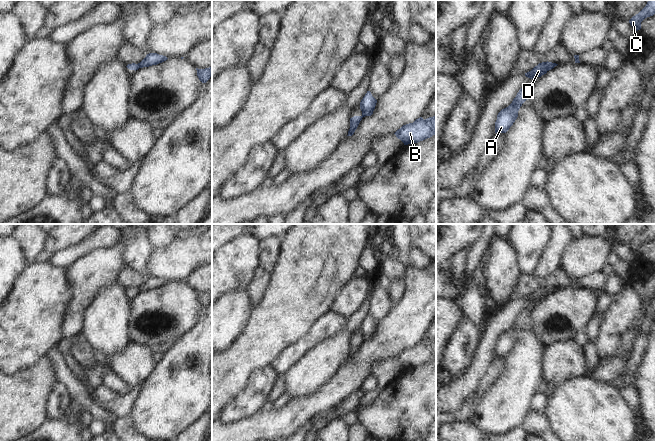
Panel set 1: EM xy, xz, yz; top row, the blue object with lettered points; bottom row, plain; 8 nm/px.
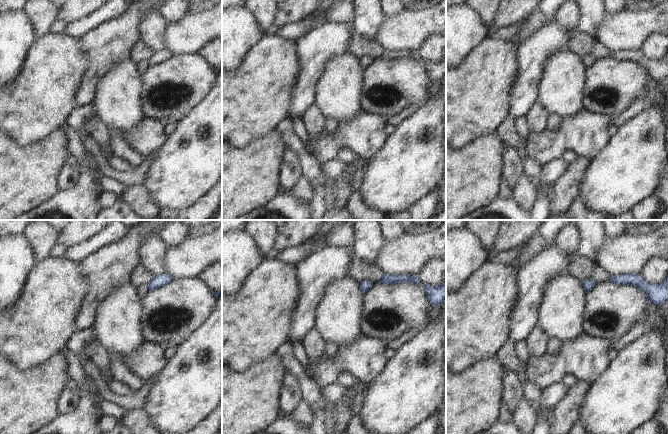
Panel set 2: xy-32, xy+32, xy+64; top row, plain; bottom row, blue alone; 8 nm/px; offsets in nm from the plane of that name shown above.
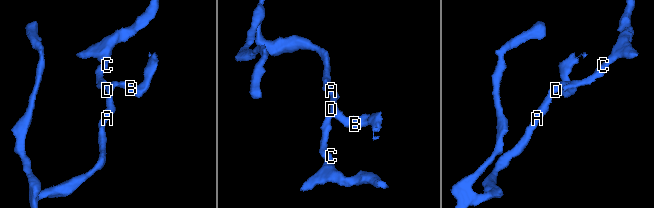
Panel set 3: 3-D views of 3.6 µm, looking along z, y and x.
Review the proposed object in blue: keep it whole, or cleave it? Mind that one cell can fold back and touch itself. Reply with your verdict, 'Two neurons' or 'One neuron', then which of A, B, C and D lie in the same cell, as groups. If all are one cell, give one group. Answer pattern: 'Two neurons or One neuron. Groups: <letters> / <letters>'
Two neurons. Groups: A B D / C

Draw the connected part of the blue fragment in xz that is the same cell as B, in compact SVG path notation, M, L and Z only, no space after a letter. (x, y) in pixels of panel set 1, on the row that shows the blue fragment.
M436 116L416 119L413 123L403 125L395 133L404 145L418 143L436 134Z

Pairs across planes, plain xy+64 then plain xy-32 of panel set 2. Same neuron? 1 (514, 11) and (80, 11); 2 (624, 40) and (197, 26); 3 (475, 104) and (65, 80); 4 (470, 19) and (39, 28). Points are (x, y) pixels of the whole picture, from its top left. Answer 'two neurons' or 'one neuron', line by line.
1: one neuron
2: one neuron
3: one neuron
4: two neurons

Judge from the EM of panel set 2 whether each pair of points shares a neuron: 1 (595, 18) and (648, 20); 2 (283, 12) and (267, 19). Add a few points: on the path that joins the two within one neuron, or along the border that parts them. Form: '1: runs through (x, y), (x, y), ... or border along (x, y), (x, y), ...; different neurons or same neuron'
1: border along (606, 14), (592, 37); different neurons
2: border along (276, 10), (273, 23); different neurons

